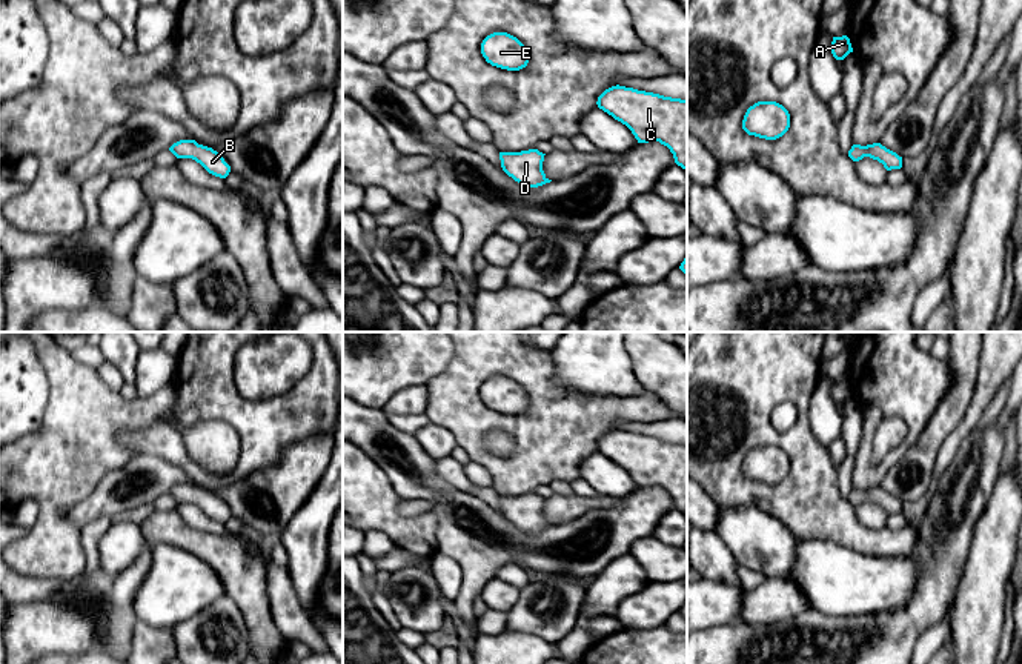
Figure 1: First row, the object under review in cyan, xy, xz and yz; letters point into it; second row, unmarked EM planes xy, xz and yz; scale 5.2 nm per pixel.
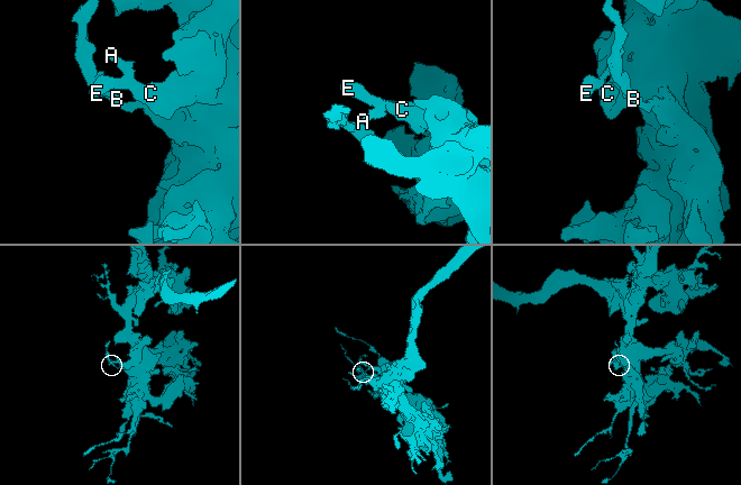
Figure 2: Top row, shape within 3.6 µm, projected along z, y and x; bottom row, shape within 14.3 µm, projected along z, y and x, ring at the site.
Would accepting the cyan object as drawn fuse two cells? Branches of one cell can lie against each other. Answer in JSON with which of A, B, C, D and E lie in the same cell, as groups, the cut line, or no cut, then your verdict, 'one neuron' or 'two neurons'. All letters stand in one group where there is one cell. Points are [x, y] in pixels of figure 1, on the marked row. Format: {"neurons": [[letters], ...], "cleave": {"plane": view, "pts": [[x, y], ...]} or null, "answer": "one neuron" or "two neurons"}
{"neurons": [["A", "B", "C", "D", "E"]], "cleave": null, "answer": "one neuron"}

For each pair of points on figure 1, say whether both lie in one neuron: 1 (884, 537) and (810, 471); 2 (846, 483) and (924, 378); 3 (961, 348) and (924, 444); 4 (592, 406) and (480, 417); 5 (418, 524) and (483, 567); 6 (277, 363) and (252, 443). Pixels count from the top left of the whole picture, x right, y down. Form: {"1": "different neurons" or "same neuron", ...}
{"1": "same neuron", "2": "different neurons", "3": "same neuron", "4": "same neuron", "5": "different neurons", "6": "different neurons"}

